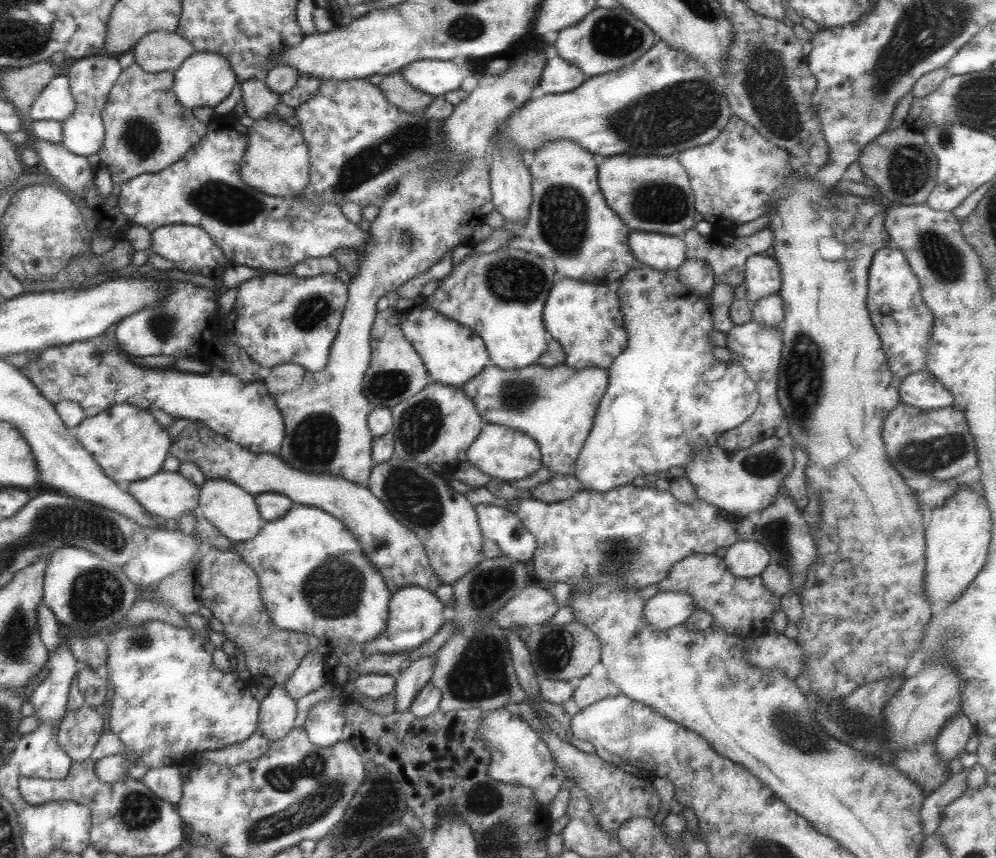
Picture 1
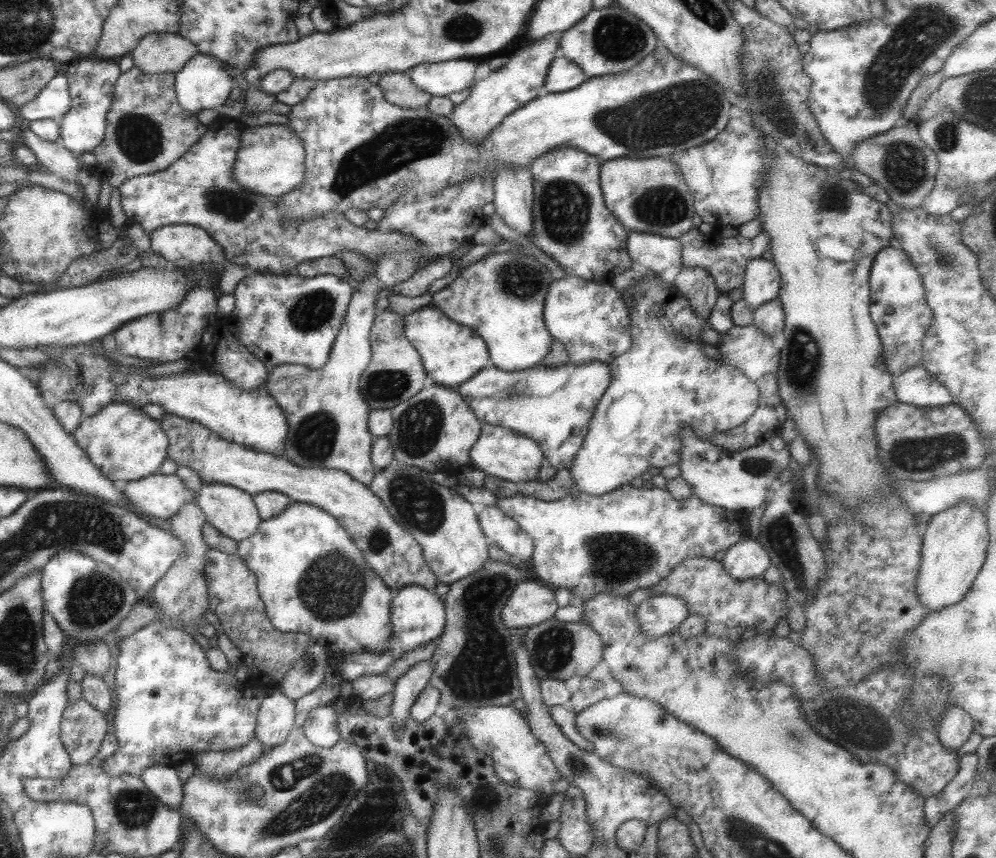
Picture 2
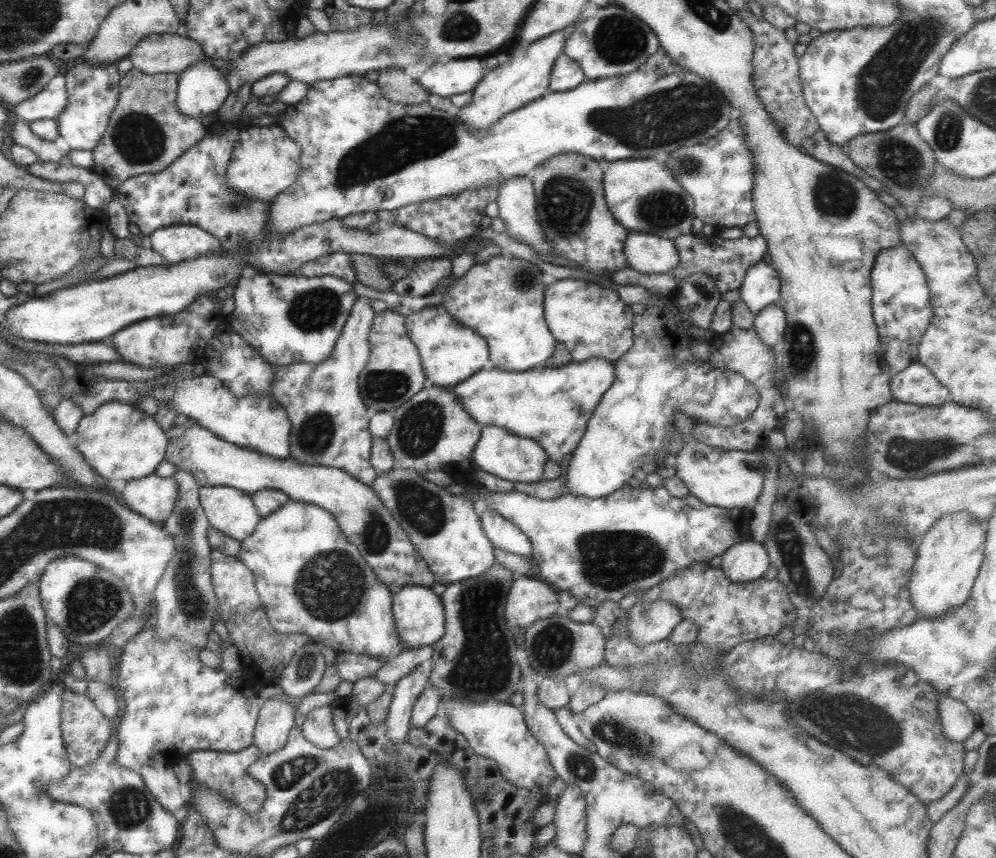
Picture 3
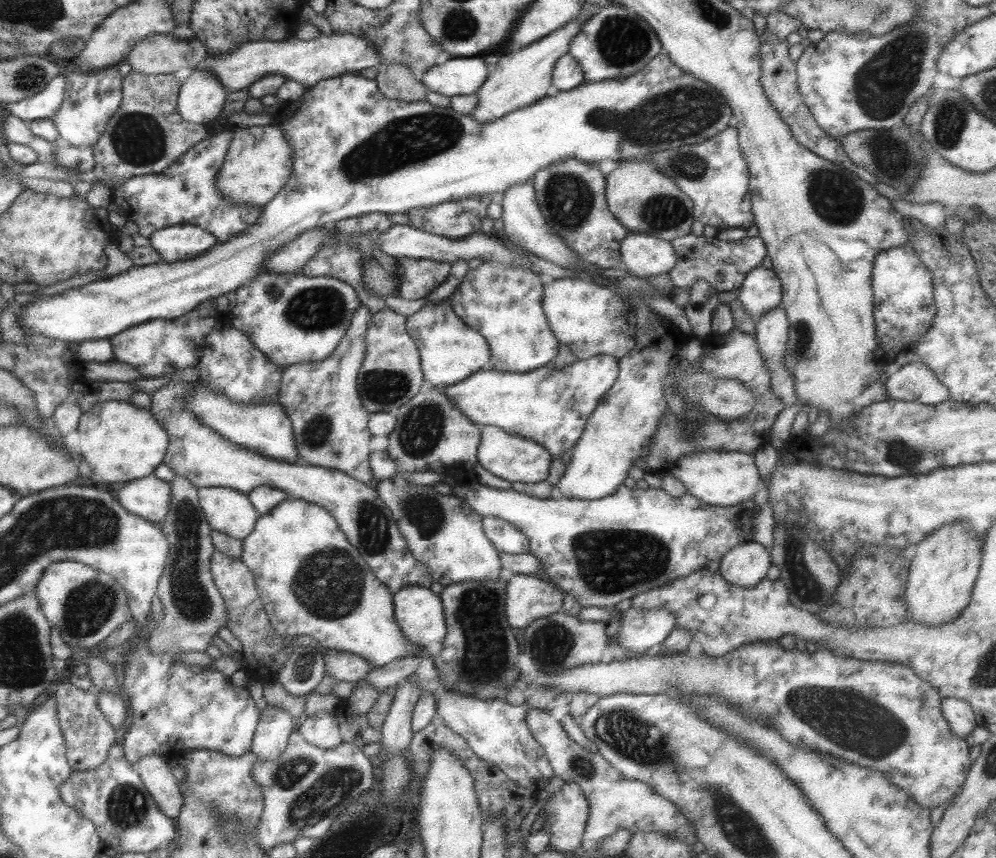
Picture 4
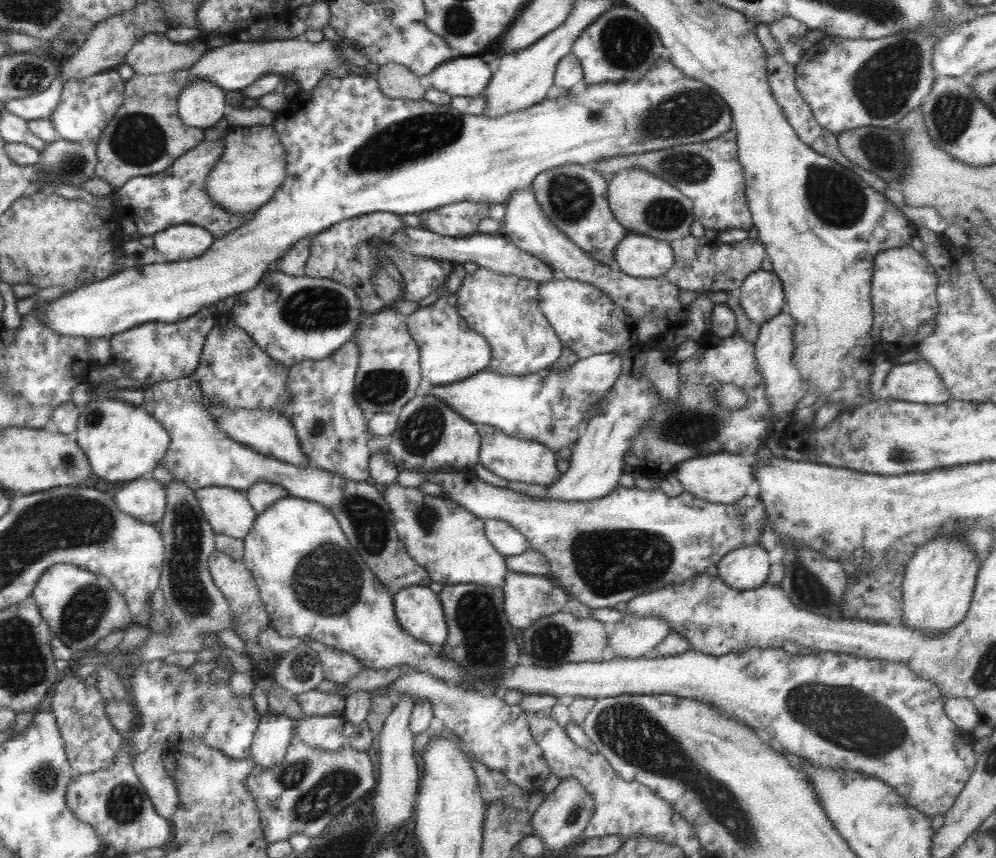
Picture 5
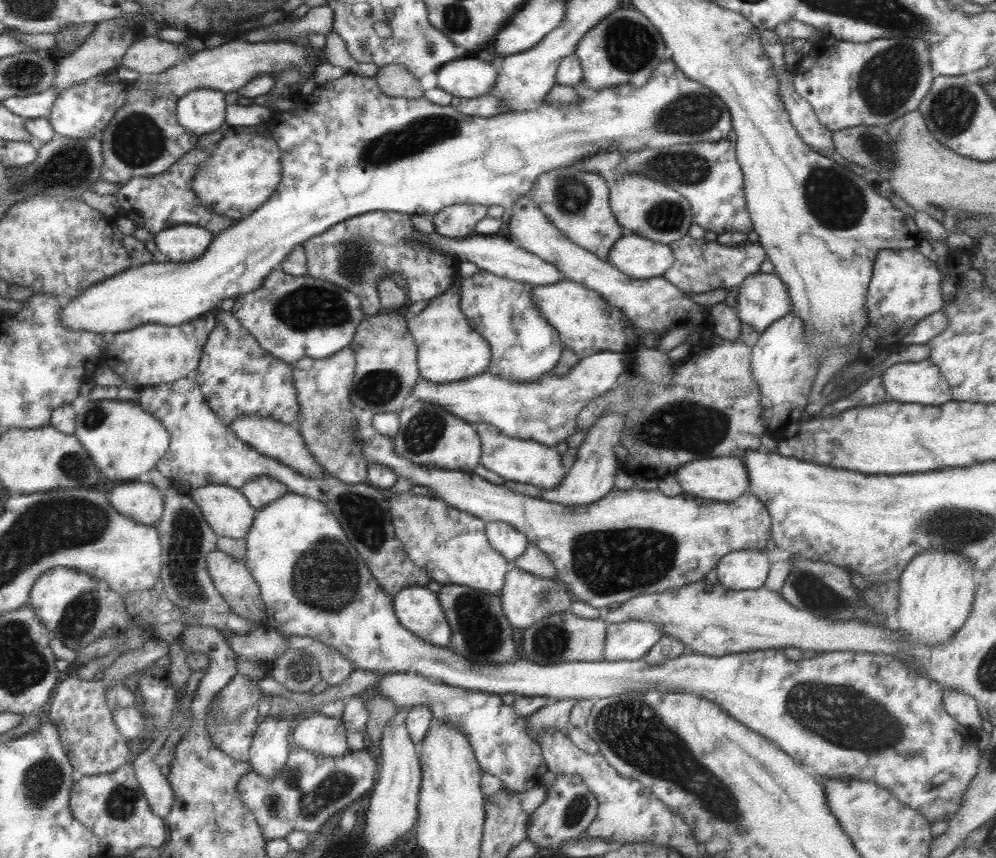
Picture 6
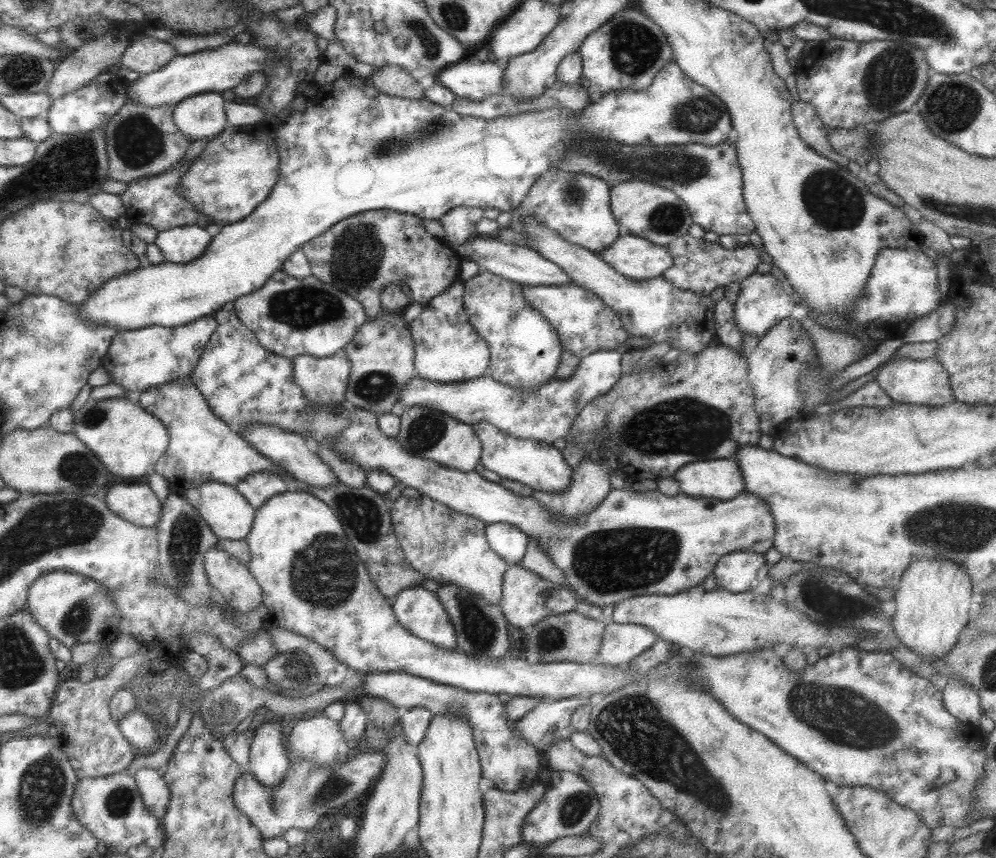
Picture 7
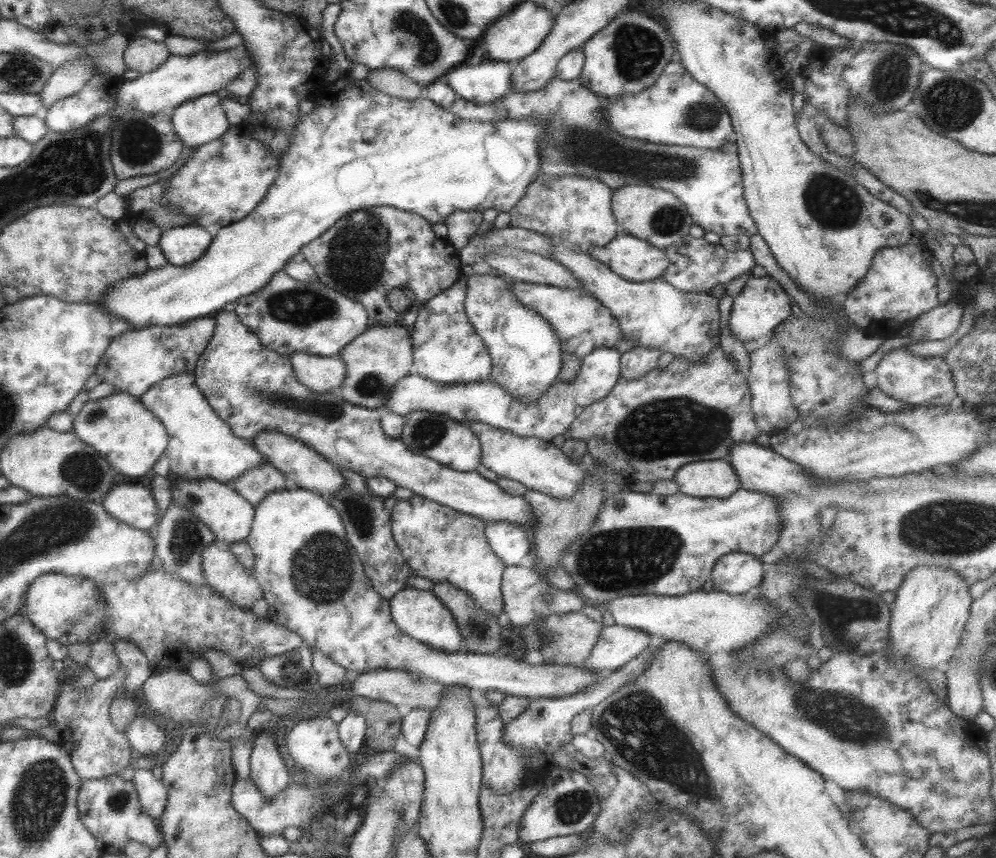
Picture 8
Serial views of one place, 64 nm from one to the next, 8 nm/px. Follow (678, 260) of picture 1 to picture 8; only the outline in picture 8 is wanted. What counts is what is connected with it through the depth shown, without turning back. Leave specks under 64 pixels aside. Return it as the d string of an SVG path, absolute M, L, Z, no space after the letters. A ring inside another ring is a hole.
M618 234L606 246L588 247L588 255L632 282L658 279L670 266L665 250L633 235Z

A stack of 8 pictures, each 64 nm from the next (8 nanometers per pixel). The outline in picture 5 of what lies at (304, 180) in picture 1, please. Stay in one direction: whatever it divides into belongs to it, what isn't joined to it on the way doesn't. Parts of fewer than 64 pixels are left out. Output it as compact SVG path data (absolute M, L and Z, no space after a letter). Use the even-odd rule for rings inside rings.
M254 125L226 132L222 154L205 176L210 201L230 213L253 214L273 198L286 178L286 151L277 131L274 125Z

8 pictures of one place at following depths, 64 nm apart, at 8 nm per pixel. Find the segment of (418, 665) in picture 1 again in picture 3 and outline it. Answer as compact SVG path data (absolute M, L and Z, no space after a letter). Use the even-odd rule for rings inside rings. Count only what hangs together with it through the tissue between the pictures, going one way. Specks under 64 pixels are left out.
M420 666L394 686L389 715L385 719L386 737L390 743L406 742L411 727L412 708L428 686L429 679Z

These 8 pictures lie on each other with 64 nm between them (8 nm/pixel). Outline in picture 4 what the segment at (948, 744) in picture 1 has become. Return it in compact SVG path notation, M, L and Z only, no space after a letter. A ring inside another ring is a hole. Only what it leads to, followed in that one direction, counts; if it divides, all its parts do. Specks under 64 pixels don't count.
M942 698L942 716L948 721L950 732L956 738L967 738L979 724L979 719L970 704L960 699Z

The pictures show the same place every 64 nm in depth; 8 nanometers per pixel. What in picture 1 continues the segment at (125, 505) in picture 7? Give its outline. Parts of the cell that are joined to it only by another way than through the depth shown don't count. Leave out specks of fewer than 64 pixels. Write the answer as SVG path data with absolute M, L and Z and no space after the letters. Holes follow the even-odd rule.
M161 471L124 487L146 512L165 525L198 506L199 488L178 472Z

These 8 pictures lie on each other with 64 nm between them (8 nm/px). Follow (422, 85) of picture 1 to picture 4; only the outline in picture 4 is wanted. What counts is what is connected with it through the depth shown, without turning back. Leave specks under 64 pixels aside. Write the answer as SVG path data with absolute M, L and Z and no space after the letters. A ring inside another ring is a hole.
M457 57L434 65L425 71L421 81L428 91L456 97L478 92L487 76L488 66L482 58Z

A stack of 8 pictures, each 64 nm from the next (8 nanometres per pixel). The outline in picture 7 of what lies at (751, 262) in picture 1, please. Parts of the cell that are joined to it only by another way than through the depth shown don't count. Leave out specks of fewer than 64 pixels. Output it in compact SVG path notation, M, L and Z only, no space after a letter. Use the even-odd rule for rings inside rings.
M752 273L741 281L741 289L733 304L734 320L738 331L761 340L770 329L784 318L790 317L797 299L791 290L770 273Z

